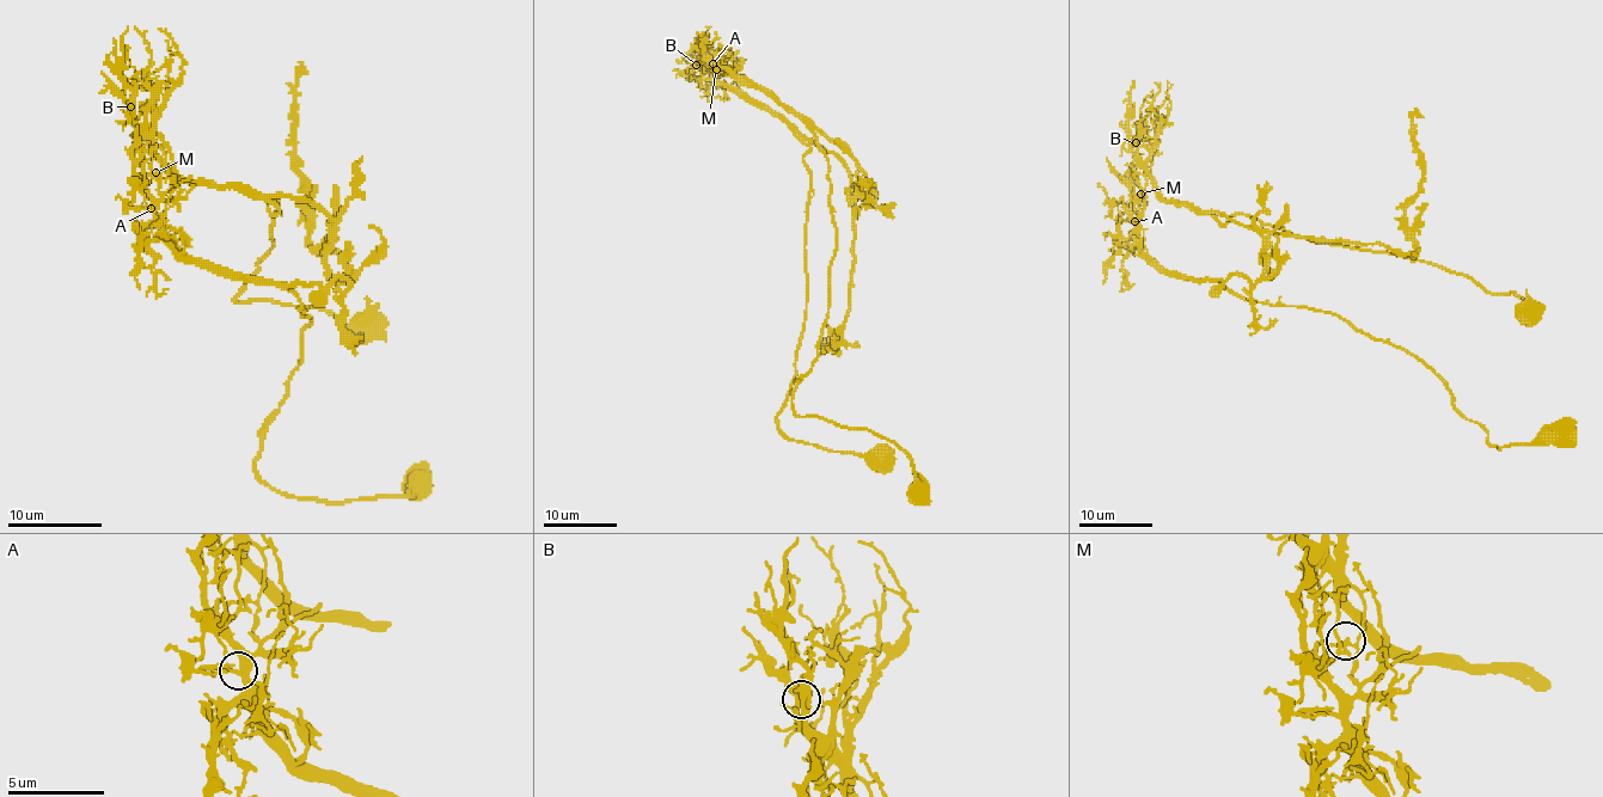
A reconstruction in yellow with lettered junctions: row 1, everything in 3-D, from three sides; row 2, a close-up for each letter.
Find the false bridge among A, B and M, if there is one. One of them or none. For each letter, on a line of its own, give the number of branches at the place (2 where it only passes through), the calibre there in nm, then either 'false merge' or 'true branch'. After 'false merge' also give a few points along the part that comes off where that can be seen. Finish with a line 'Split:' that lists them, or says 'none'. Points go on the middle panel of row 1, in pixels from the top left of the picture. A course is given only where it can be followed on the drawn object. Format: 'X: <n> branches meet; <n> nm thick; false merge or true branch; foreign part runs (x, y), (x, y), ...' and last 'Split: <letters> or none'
A: 4 branches meet; 280 nm thick; true branch
B: 4 branches meet; 240 nm thick; true branch
M: 4 branches meet; 160 nm thick; false merge; foreign part runs (716, 68), (716, 81), (768, 105), (812, 149), (802, 158), (806, 316), (778, 429), (852, 453), (894, 449)
Split: M

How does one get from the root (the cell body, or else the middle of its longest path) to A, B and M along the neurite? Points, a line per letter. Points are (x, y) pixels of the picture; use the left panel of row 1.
A: (346, 289), (341, 277), (324, 287), (258, 284), (189, 263), (151, 208)
B: (346, 289), (341, 277), (324, 287), (258, 284), (189, 263), (135, 171), (130, 106)
M: (346, 289), (341, 277), (324, 287), (258, 284), (189, 263), (158, 222), (155, 173)

